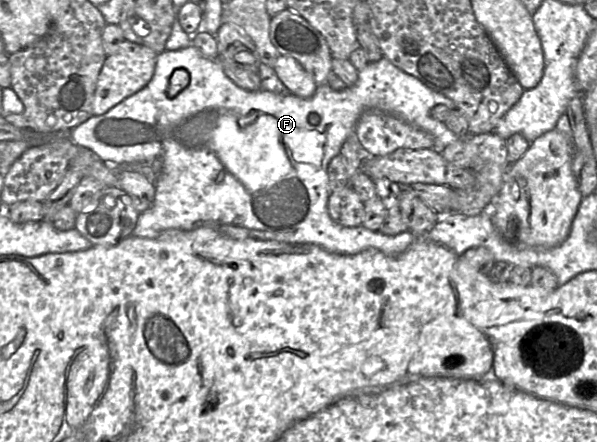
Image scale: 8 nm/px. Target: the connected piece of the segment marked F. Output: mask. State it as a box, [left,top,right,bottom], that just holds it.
[70,45,459,256]

